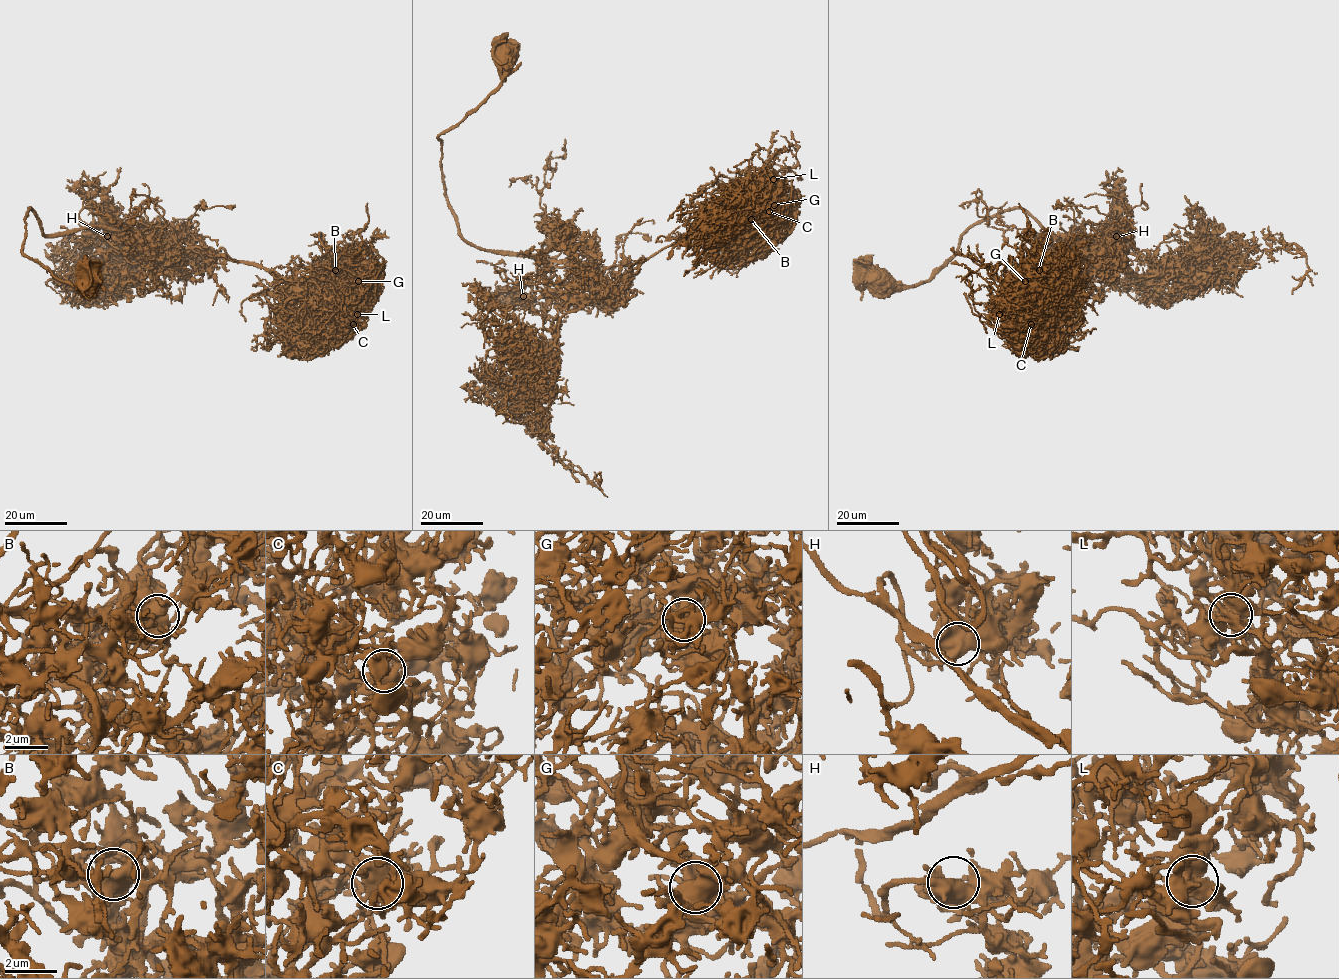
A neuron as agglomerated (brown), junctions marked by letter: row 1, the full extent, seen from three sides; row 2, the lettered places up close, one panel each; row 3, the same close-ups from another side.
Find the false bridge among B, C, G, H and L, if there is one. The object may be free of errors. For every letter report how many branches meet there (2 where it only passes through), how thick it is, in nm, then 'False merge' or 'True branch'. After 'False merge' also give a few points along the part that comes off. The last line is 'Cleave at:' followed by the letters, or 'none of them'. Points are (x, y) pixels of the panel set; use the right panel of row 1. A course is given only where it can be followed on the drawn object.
B: Branches: 5. Thickness 550 nm. True branch
C: Branches: 5. Thickness 480 nm. True branch
G: Branches: 5. Thickness 550 nm. True branch
H: Branches: 5. Thickness 500 nm. True branch
L: Branches: 5. Thickness 550 nm. True branch
Cleave at: none of them

